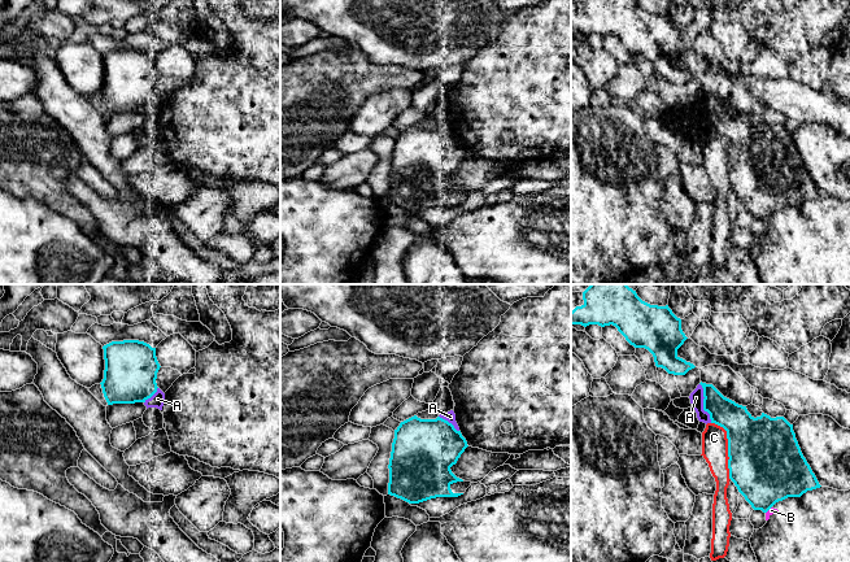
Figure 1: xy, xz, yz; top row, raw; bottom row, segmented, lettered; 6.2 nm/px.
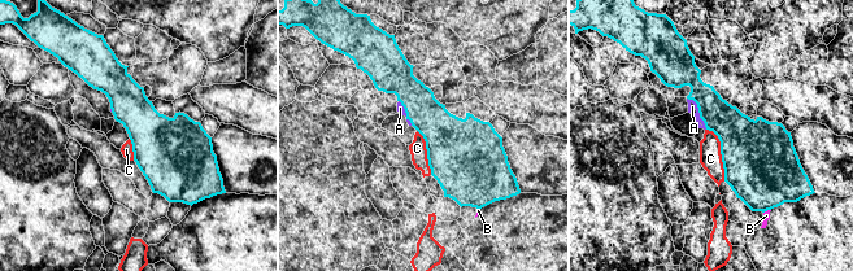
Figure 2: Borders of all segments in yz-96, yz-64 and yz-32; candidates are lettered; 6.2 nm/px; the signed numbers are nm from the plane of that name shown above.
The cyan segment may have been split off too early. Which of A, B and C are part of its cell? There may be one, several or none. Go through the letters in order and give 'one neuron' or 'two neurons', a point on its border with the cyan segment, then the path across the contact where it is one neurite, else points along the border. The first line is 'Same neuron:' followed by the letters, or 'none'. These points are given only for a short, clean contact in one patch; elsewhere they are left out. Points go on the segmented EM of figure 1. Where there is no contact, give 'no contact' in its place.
Same neuron: A
A: one neuron; contact yz (704, 403)
B: two neurons; contact yz (768, 509)
C: two neurons; contact yz (728, 448)

